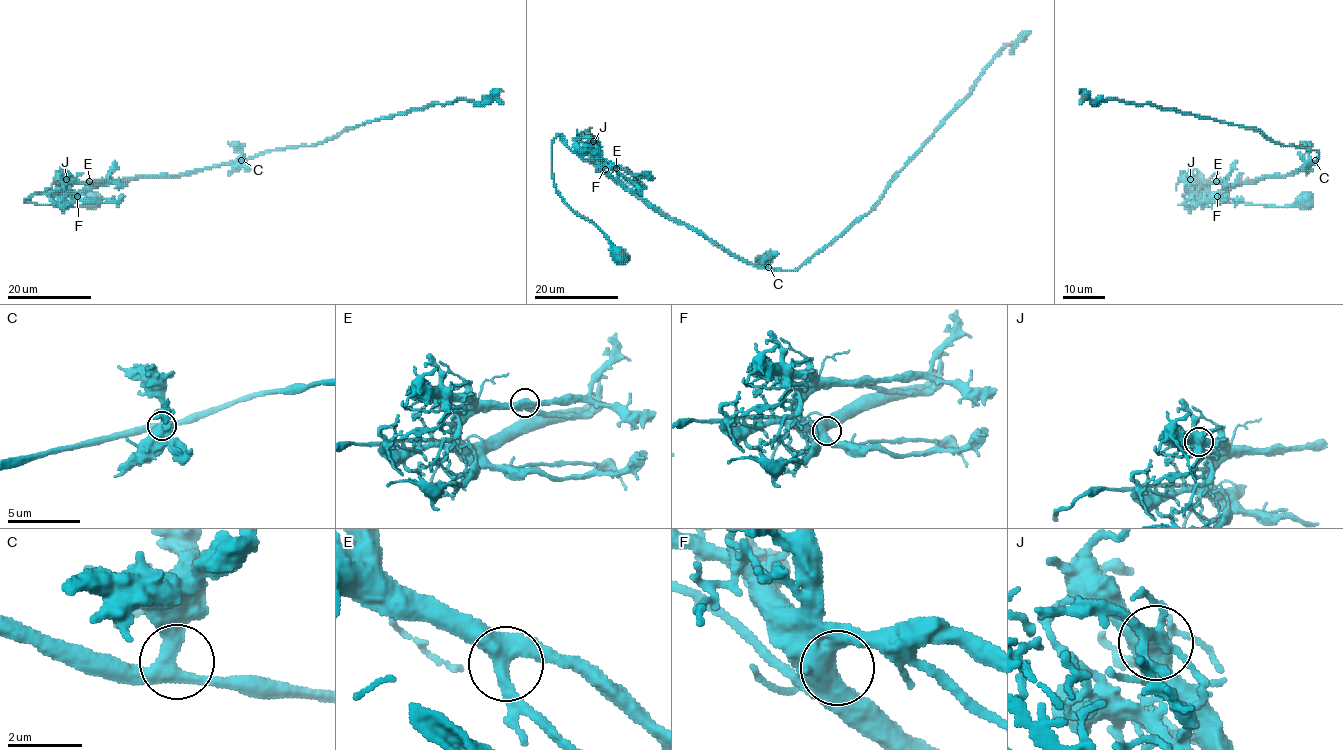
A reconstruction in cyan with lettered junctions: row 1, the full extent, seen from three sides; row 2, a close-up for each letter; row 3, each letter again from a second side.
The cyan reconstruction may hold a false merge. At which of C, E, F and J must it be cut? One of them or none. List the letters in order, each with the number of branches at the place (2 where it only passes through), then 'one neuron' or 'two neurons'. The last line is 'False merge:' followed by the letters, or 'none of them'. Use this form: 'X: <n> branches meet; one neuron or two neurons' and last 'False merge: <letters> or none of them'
C: 3 branches meet; one neuron
E: 3 branches meet; one neuron
F: 3 branches meet; one neuron
J: 10 branches meet; one neuron
False merge: none of them

